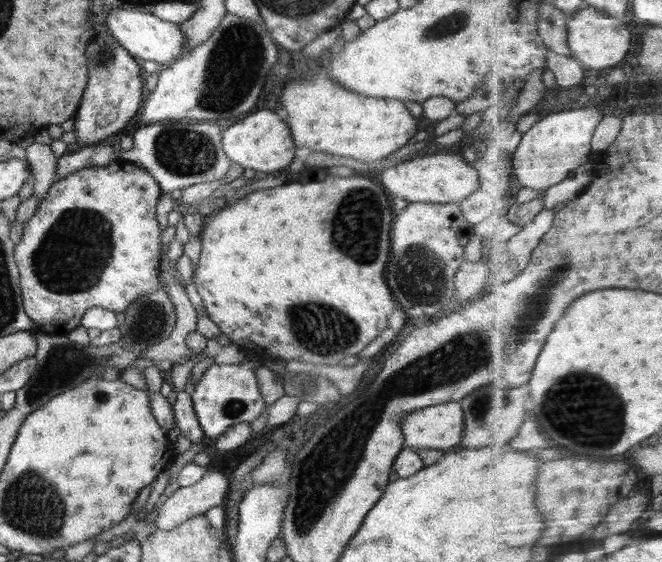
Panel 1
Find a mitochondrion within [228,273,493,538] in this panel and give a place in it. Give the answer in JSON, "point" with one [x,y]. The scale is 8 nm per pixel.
{"point":[323,330]}

